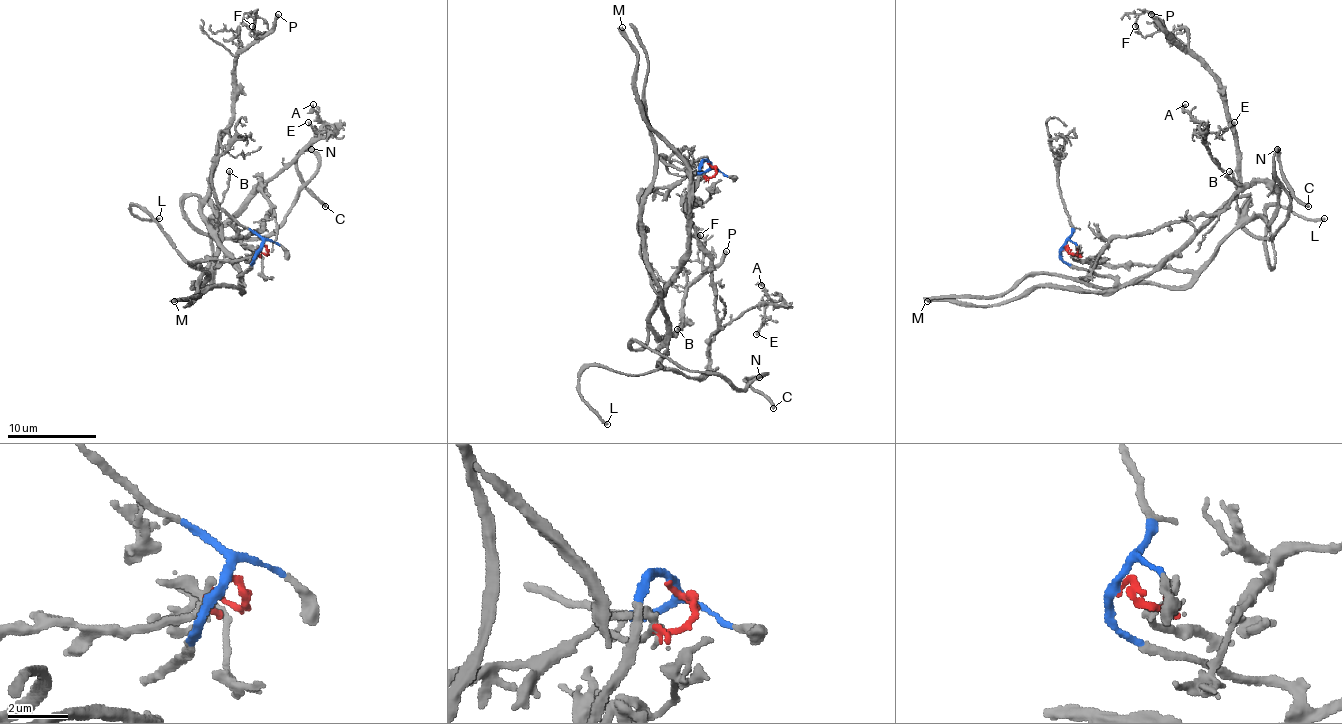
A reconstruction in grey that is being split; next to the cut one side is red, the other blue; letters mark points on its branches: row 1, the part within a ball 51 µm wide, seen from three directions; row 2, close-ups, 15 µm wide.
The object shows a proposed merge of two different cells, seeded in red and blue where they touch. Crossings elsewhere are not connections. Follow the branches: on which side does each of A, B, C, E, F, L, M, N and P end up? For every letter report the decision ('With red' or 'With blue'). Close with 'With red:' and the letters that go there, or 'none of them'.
A: With red
B: With red
C: With blue
E: With red
F: With blue
L: With red
M: With blue
N: With blue
P: With blue
With red: A, B, E, L

